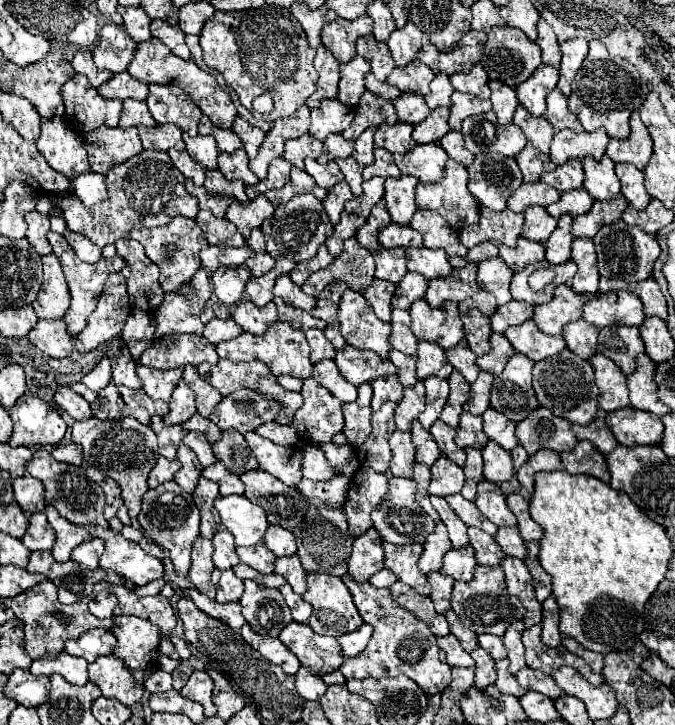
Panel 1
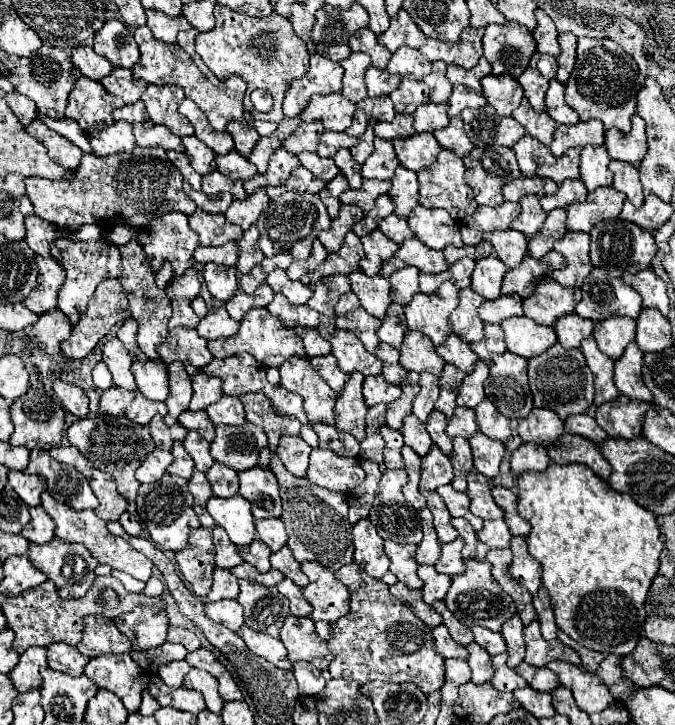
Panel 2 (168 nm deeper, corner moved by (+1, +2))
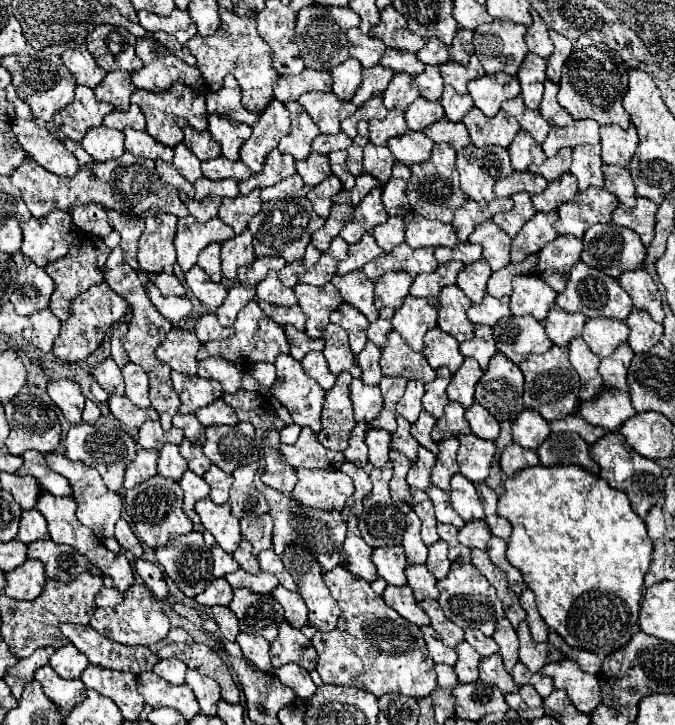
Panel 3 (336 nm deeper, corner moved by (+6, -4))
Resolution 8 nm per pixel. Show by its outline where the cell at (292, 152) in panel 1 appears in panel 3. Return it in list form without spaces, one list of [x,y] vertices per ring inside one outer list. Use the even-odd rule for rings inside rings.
[[[288,102],[286,106],[292,116],[292,128],[288,136],[280,140],[278,150],[292,154],[296,160],[304,160],[310,154],[310,144],[320,134],[320,130],[312,122],[312,118],[304,112],[304,108],[300,108],[300,104]]]

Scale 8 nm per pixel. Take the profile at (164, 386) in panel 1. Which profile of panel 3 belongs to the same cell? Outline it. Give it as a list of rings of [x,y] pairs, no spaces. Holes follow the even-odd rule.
[[[128,362],[122,368],[122,376],[124,376],[124,382],[126,382],[126,398],[130,398],[140,408],[150,408],[148,374],[138,364]]]

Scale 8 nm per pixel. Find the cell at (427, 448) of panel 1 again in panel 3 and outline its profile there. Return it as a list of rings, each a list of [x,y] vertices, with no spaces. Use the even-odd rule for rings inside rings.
[[[398,416],[396,420],[398,420],[398,430],[396,430],[396,434],[392,434],[392,448],[404,452],[414,462],[418,458],[418,446],[420,444],[410,434],[410,422],[404,420],[402,416]]]

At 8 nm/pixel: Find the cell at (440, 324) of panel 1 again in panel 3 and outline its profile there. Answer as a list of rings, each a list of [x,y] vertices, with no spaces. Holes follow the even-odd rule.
[[[406,296],[404,304],[396,310],[392,318],[394,330],[404,336],[404,340],[414,348],[414,352],[424,352],[424,334],[436,328],[438,308],[438,298]]]

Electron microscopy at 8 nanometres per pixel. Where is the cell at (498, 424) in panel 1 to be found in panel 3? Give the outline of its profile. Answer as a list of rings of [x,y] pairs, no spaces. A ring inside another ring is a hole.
[[[474,404],[466,410],[466,420],[470,422],[470,428],[472,428],[472,434],[482,438],[482,440],[490,440],[494,442],[498,438],[498,420],[492,418],[488,414],[486,408],[482,408],[480,404]]]

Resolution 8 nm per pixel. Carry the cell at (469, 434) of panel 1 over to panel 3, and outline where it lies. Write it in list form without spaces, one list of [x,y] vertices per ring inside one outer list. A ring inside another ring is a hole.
[[[448,402],[444,408],[444,416],[438,420],[436,430],[432,430],[432,438],[444,440],[444,438],[458,438],[458,436],[466,436],[470,434],[470,426],[468,420],[464,418],[464,408],[460,404]]]

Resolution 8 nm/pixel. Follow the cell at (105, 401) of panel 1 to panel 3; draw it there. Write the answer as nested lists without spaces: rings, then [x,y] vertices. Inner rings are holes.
[[[110,396],[108,408],[128,428],[140,428],[148,420],[148,412],[132,404],[126,396]]]

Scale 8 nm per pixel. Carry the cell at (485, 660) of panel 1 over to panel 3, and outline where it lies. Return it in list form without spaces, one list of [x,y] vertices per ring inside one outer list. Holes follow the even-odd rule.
[[[468,642],[458,644],[456,654],[458,654],[458,662],[454,666],[454,672],[456,672],[458,680],[460,682],[476,682],[478,680],[478,664],[480,664],[482,656]]]

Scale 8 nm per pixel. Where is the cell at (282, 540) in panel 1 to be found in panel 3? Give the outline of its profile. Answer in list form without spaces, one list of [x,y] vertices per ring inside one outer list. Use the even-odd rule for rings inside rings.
[[[270,514],[258,518],[242,518],[242,536],[254,546],[254,554],[258,556],[262,550],[272,548],[272,518]]]

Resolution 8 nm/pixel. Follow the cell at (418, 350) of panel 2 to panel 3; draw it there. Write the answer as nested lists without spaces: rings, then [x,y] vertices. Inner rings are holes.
[[[398,332],[388,334],[388,344],[382,348],[380,368],[384,376],[406,376],[408,380],[426,380],[432,382],[436,378],[436,370],[424,360],[424,354],[414,352]]]

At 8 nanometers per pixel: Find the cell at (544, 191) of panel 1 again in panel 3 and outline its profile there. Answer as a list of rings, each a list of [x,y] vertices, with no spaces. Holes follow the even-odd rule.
[[[512,172],[512,176],[508,176],[508,180],[500,180],[500,184],[496,184],[494,192],[496,192],[496,198],[512,196],[516,192],[540,194],[540,192],[544,192],[546,184],[548,182],[542,176],[536,176],[532,172]]]

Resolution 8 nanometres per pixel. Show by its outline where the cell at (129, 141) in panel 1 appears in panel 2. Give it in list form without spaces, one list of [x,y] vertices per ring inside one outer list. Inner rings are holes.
[[[113,122],[111,126],[99,130],[97,134],[91,134],[89,140],[97,156],[107,156],[115,152],[133,152],[135,148],[135,138],[129,122]]]

